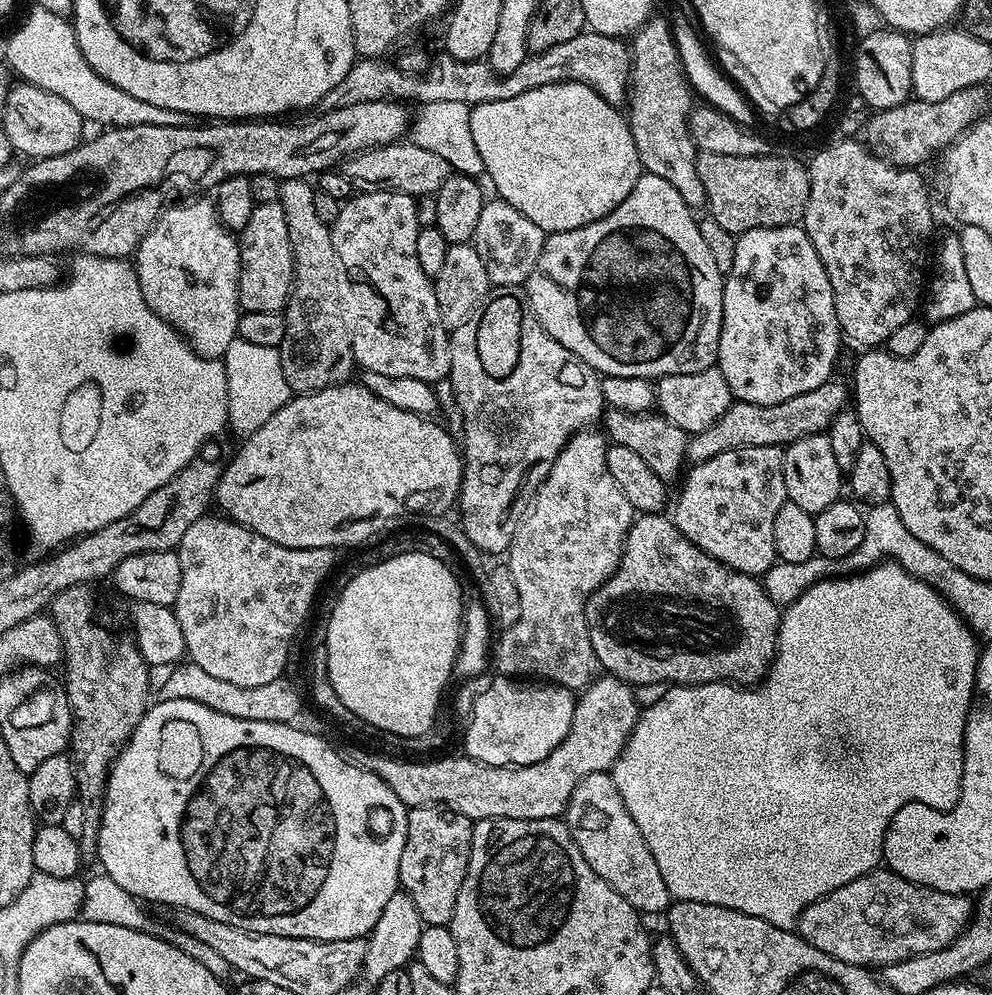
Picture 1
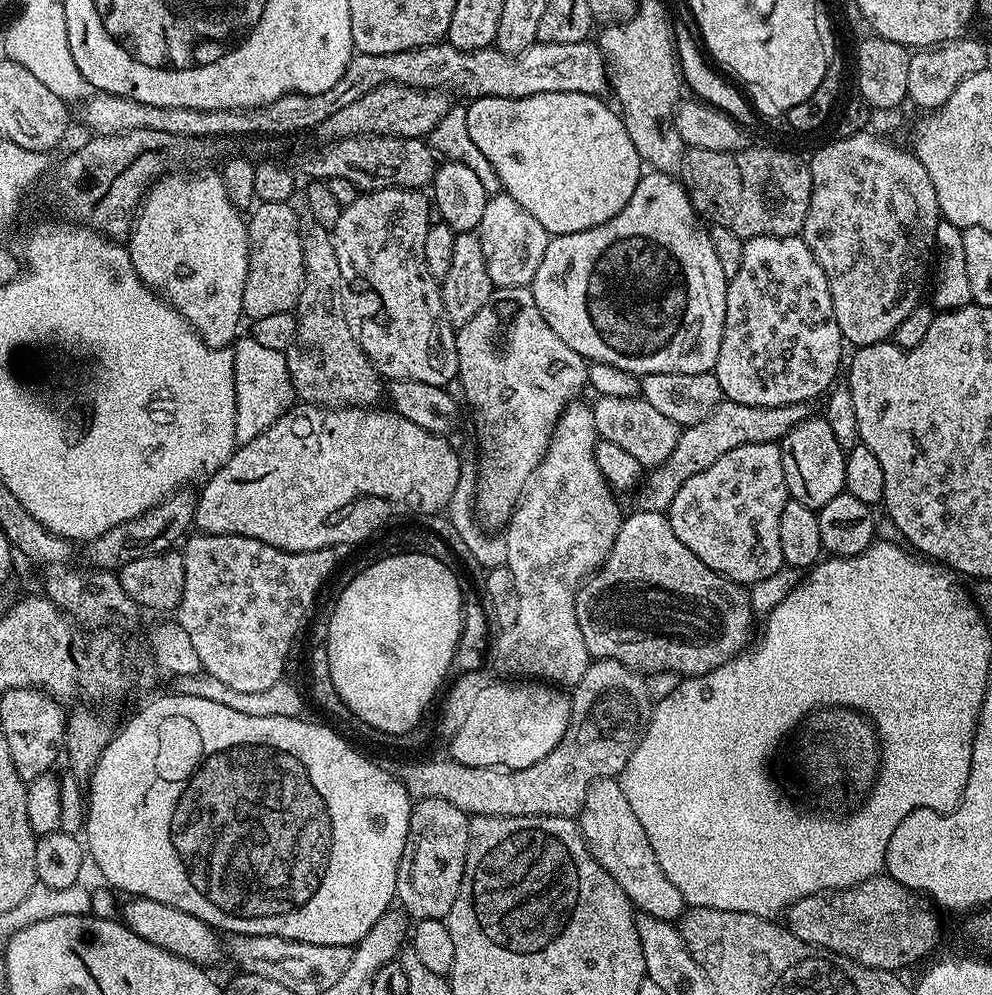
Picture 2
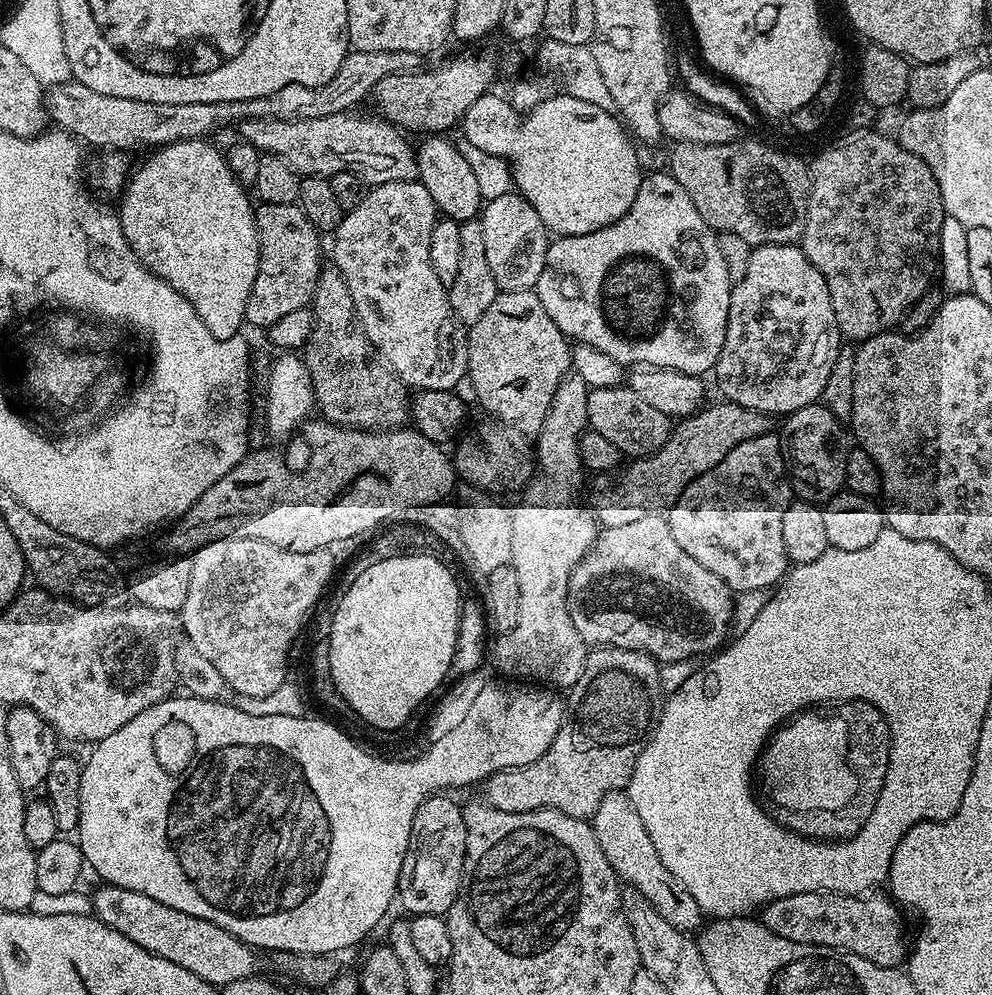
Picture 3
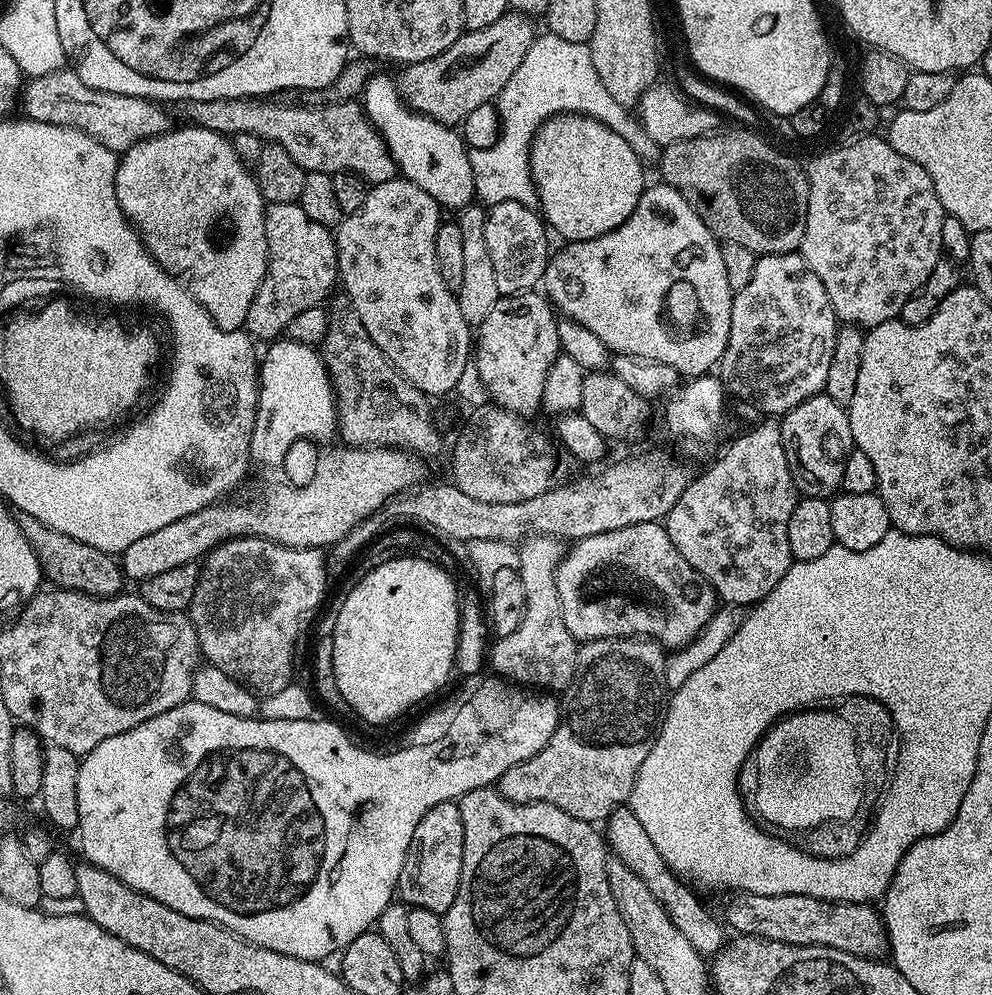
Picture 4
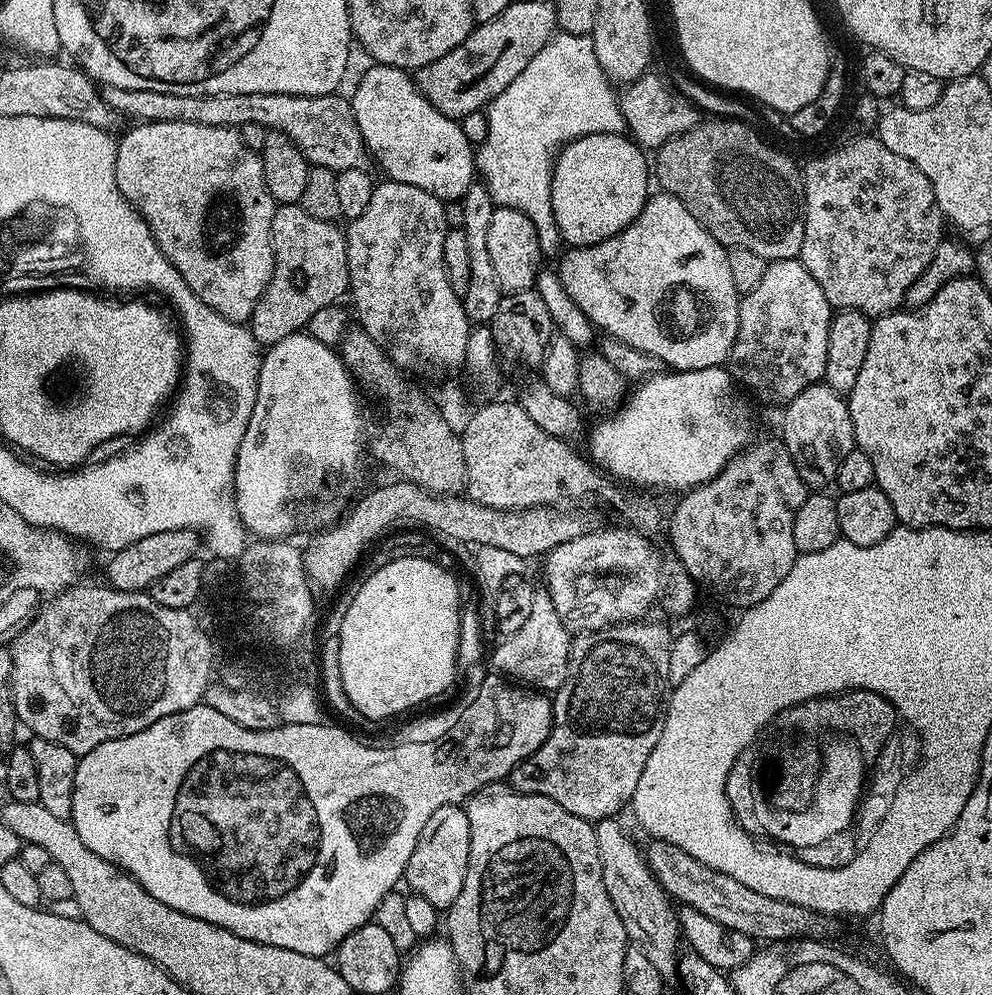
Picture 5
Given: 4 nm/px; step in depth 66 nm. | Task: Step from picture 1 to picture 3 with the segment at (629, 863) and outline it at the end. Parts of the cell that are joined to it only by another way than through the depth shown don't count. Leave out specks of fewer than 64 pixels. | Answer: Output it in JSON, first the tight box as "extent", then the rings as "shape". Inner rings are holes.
{"extent":[590,791,706,934],"shape":[[[627,791],[606,794],[590,823],[598,838],[598,846],[602,846],[602,854],[606,854],[606,862],[610,862],[617,877],[627,887],[638,890],[638,894],[642,894],[642,898],[646,898],[646,902],[650,902],[670,926],[689,934],[701,931],[706,920],[704,913],[698,902],[690,898],[690,890],[686,890],[686,886],[662,866],[662,858],[658,858],[658,850],[654,850],[654,842],[650,842],[650,834],[646,834],[646,826],[642,826],[642,818],[638,818],[638,810],[634,810]]]}

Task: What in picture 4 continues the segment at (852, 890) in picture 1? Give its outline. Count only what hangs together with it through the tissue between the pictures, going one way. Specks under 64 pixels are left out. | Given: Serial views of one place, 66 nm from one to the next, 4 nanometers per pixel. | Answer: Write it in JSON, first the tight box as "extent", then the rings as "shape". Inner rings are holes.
{"extent":[723,892,889,958],"shape":[[[732,892],[728,905],[724,908],[723,919],[733,933],[743,936],[760,936],[764,940],[786,942],[794,946],[826,946],[834,950],[842,950],[846,954],[880,958],[889,951],[888,931],[884,929],[884,922],[879,911],[876,912],[871,903],[841,904],[839,900],[819,900],[810,898],[806,894],[750,894],[749,892]]]}

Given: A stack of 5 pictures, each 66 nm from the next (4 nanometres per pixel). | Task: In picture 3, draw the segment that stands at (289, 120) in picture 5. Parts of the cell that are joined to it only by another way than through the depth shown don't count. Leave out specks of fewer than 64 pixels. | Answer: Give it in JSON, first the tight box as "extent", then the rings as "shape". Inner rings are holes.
{"extent":[238,110,417,186],"shape":[[[353,110],[294,122],[243,120],[238,125],[238,136],[241,141],[252,144],[259,153],[282,158],[282,162],[302,178],[330,178],[339,172],[349,172],[368,186],[417,179],[416,148],[407,140],[409,137],[379,115],[359,116],[358,113]]]}

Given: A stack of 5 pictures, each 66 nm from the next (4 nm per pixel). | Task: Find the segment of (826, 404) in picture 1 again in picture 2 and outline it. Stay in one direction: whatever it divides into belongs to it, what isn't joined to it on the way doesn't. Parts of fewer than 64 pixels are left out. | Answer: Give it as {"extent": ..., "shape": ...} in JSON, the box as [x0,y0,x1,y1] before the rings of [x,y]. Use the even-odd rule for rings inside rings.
{"extent":[639,400,810,513],"shape":[[[721,400],[720,405],[702,422],[687,425],[678,438],[678,446],[670,452],[670,458],[662,462],[658,468],[647,473],[646,483],[639,489],[639,507],[646,512],[667,513],[674,502],[674,494],[686,482],[686,478],[694,478],[706,466],[714,466],[722,454],[747,444],[775,444],[780,441],[798,422],[810,415],[808,404],[787,404],[786,406],[746,406],[742,402]]]}

